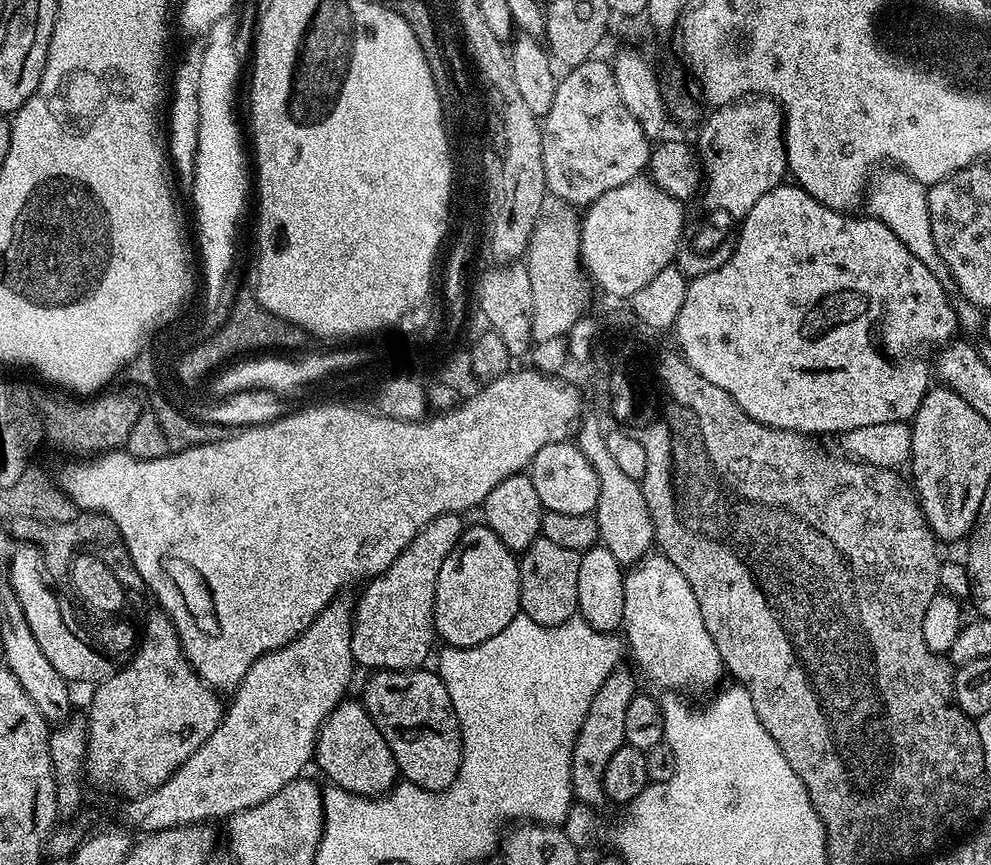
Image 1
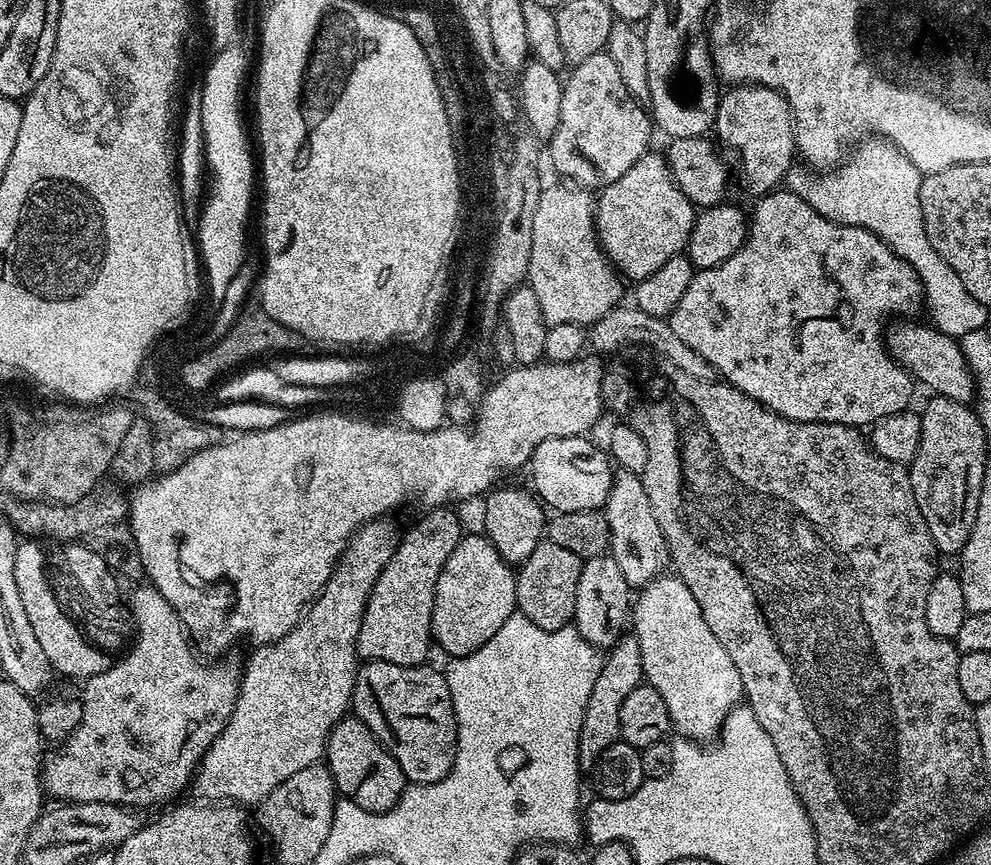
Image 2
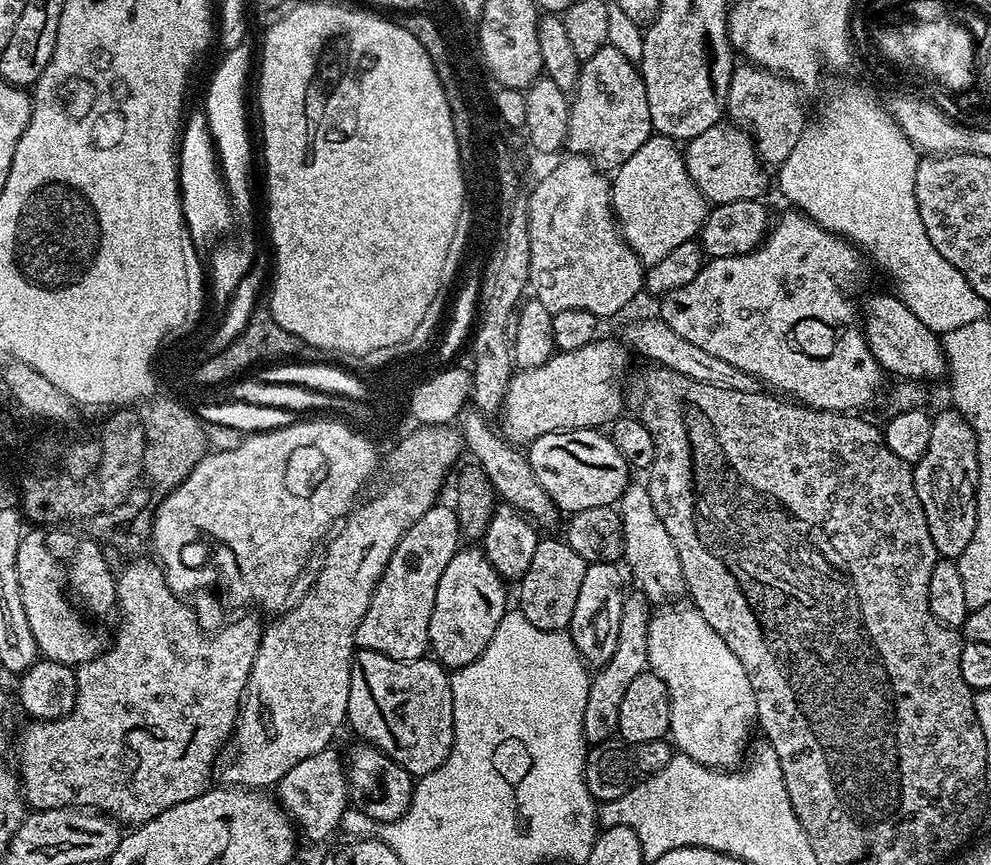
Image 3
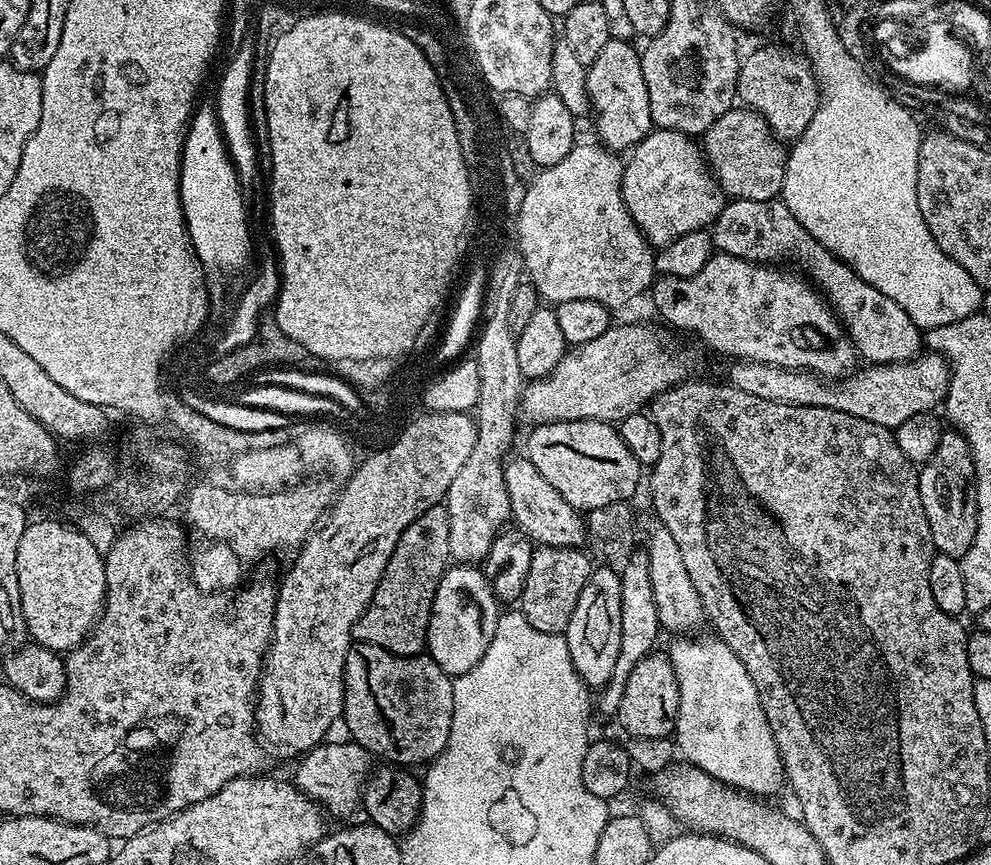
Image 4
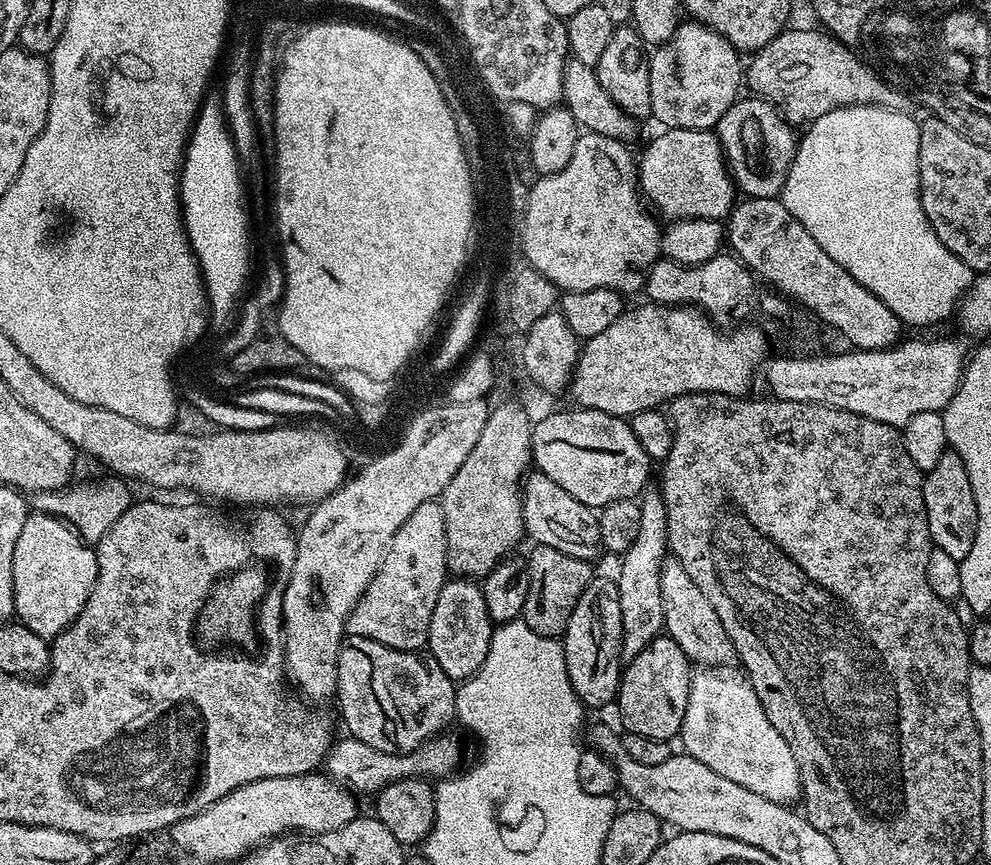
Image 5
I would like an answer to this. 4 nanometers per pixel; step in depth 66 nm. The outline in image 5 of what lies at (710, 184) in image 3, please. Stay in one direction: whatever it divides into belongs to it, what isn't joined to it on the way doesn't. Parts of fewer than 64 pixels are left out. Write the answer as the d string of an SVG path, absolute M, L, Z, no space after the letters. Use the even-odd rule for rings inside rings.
M737 98L733 102L730 110L726 110L726 114L722 114L722 118L717 122L714 131L717 138L720 139L720 145L724 151L724 159L728 162L728 170L732 173L732 179L737 189L745 197L779 197L783 193L784 183L790 174L790 166L796 157L797 133L792 133L795 132L793 125L789 124L780 115L777 108L769 100L761 100L759 98L751 98L752 100L744 99Z

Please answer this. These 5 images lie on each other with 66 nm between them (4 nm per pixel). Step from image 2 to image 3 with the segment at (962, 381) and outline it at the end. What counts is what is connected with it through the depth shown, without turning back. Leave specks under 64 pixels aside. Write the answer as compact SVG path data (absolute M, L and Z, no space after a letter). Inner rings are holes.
M876 292L866 297L864 304L862 300L862 327L870 350L885 373L892 375L893 372L900 376L896 378L918 382L929 382L945 375L948 359L944 356L941 337L922 326L922 322L918 322L918 317L902 303L899 296Z

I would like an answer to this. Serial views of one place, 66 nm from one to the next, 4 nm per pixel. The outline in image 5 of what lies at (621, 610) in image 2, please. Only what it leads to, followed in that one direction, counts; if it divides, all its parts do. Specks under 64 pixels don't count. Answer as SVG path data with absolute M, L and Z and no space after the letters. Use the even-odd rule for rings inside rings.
M593 577L578 600L562 637L567 673L585 707L600 708L617 699L623 661L621 640L621 602L618 600L615 579Z

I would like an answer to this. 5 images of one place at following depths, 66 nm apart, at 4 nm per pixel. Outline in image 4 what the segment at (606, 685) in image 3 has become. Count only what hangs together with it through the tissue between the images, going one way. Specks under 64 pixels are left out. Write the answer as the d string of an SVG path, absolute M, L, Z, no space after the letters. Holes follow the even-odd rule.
M633 554L623 561L619 569L621 580L621 646L618 658L615 659L613 676L599 689L600 712L604 716L615 717L620 710L622 690L626 690L626 678L634 671L634 666L642 662L642 658L653 655L656 639L662 635L658 606L654 604L654 586L650 586L650 566L647 555Z

